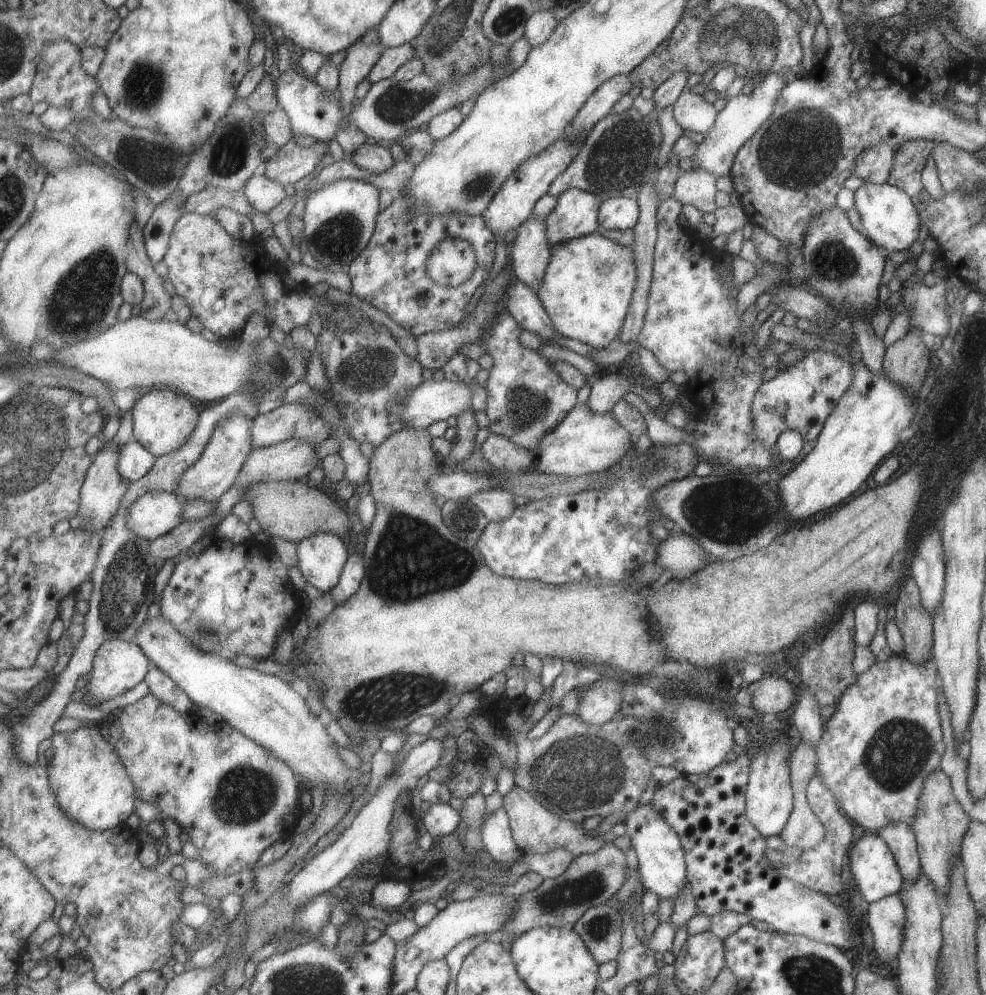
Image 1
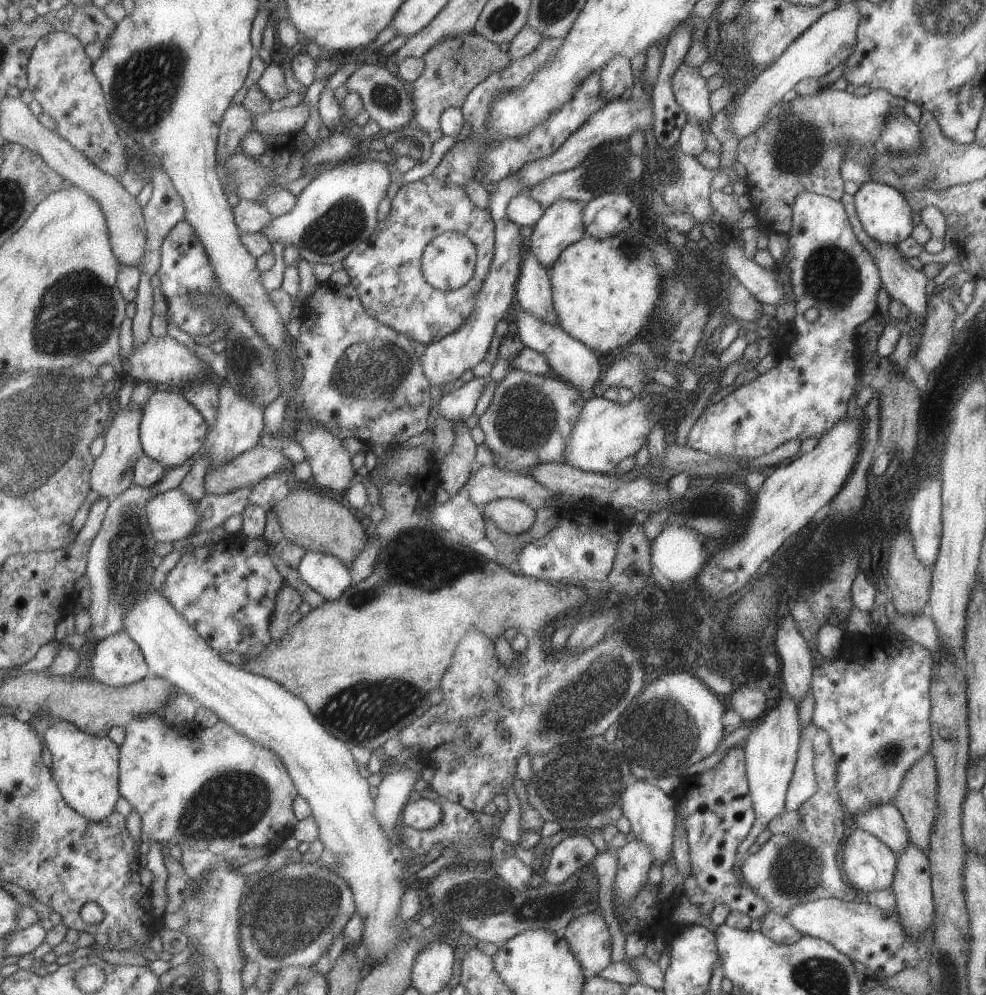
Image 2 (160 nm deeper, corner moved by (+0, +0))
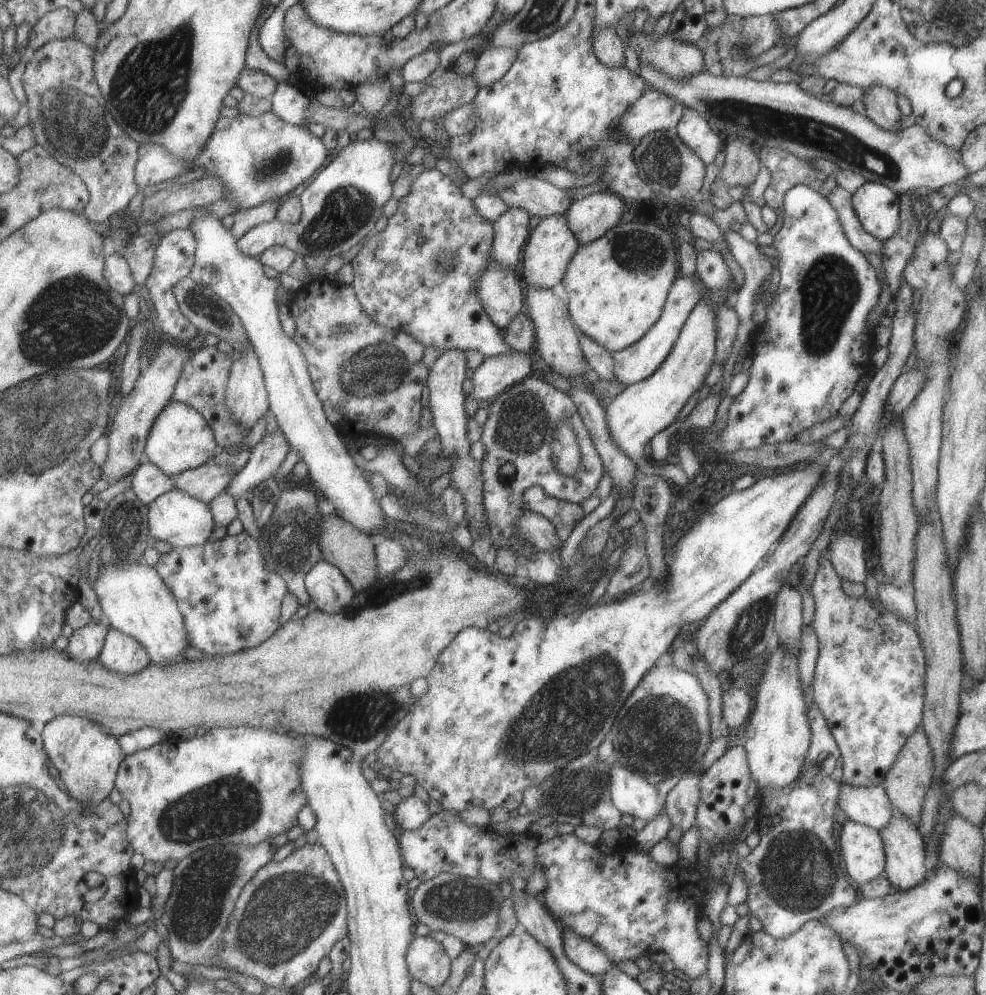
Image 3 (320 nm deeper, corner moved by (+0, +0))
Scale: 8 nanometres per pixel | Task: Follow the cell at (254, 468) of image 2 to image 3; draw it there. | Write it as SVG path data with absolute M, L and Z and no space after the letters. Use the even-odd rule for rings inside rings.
M207 462L199 468L182 472L176 479L176 488L209 504L228 488L235 476L236 474L233 475L233 470L228 466Z

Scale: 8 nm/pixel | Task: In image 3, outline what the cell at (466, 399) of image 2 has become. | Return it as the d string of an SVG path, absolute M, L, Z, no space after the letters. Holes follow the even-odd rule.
M509 351L505 354L483 357L471 376L473 390L469 397L490 401L507 387L521 382L531 370L527 353Z

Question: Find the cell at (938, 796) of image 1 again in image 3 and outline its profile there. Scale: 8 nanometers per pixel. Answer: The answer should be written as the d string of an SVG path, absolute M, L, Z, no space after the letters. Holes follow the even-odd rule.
M919 725L914 733L911 733L906 741L899 749L898 756L895 757L890 769L885 773L884 786L885 792L897 812L904 814L916 826L921 809L922 798L926 793L927 787L931 784L934 774L933 755L931 754L931 747L927 740L922 725Z

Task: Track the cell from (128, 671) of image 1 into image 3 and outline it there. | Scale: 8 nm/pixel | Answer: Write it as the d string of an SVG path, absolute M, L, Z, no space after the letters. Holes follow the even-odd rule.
M115 628L107 635L99 661L122 675L141 673L152 663L147 647L139 639Z

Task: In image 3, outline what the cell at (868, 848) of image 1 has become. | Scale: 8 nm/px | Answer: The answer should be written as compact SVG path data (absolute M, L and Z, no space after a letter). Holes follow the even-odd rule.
M845 819L839 836L840 856L853 881L860 885L875 877L885 877L882 840L875 829Z

